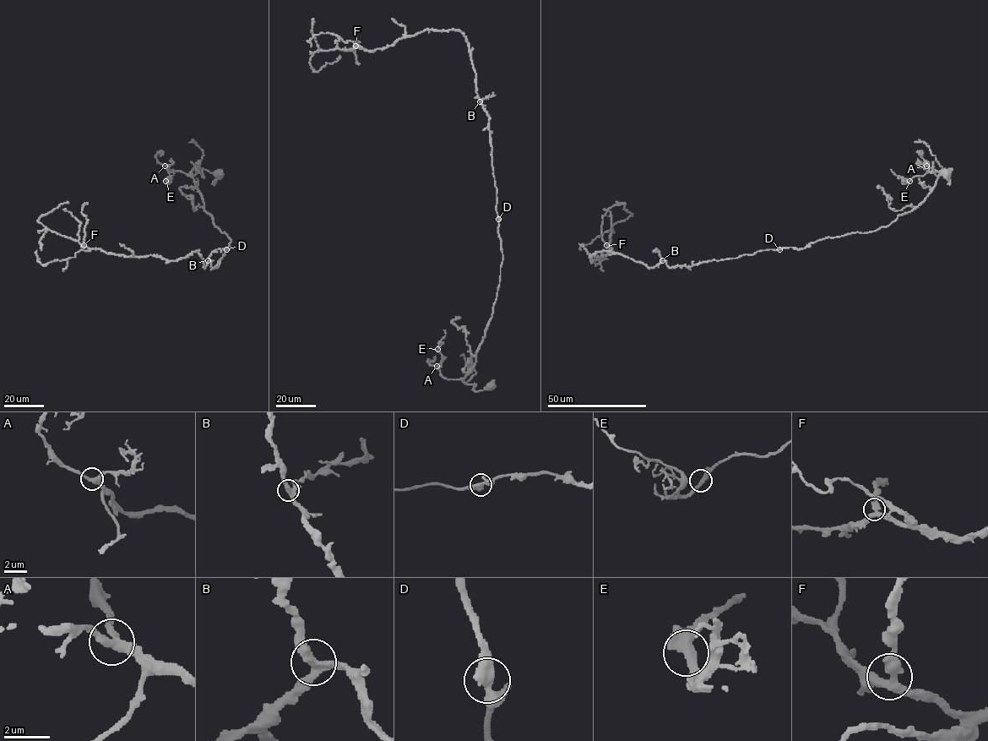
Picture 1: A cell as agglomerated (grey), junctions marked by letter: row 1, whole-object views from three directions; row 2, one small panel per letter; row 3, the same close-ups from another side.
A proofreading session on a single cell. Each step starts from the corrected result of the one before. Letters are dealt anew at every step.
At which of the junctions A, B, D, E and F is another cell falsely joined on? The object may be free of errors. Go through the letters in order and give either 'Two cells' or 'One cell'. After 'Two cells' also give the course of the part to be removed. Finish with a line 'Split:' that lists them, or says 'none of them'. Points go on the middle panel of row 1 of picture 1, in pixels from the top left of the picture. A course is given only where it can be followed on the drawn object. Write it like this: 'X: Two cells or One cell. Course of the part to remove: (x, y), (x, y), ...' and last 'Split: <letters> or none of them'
A: One cell
B: One cell
D: One cell
E: One cell
F: One cell
Split: none of them

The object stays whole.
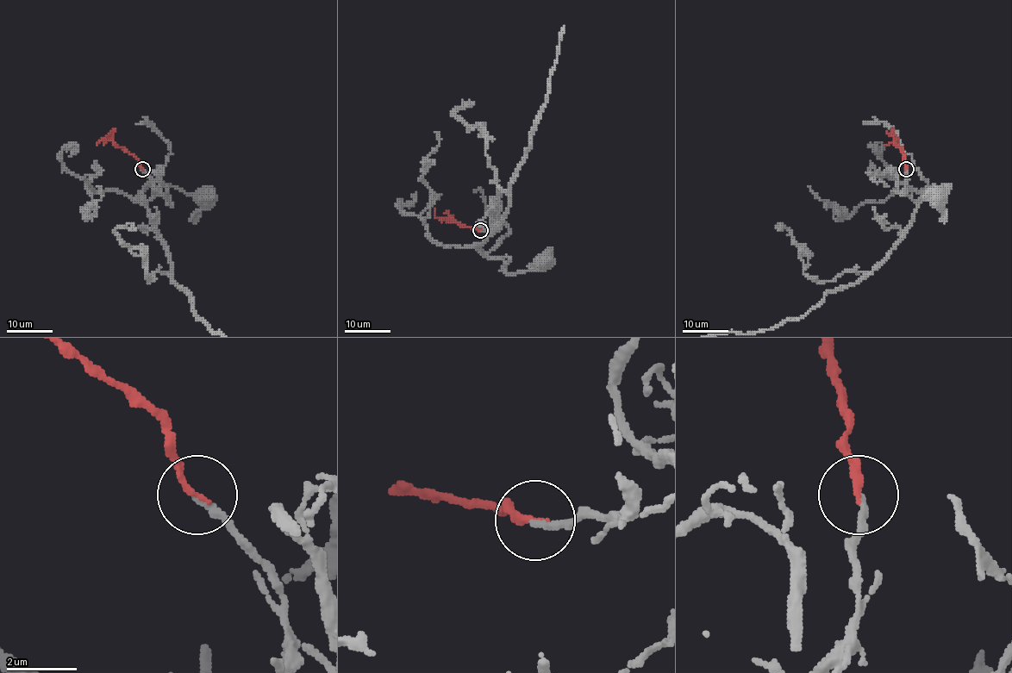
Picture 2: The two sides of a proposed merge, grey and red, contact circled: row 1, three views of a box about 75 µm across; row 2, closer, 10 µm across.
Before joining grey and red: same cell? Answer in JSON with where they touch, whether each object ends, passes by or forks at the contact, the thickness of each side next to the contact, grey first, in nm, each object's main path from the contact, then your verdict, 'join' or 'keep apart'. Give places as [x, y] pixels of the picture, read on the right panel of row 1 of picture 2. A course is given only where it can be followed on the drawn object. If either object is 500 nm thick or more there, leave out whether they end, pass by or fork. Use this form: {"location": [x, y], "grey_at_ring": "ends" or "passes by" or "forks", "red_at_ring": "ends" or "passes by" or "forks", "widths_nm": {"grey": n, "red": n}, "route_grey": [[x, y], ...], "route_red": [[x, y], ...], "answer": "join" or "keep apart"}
{"location": [906, 169], "grey_at_ring": "ends", "red_at_ring": "ends", "widths_nm": {"grey": 200, "red": 190}, "route_grey": [[905, 168], [904, 194], [916, 201], [927, 190], [933, 187], [933, 194], [948, 184], [947, 194], [937, 196]], "route_red": [[905, 168], [904, 156], [895, 139], [884, 144]], "answer": "join"}

